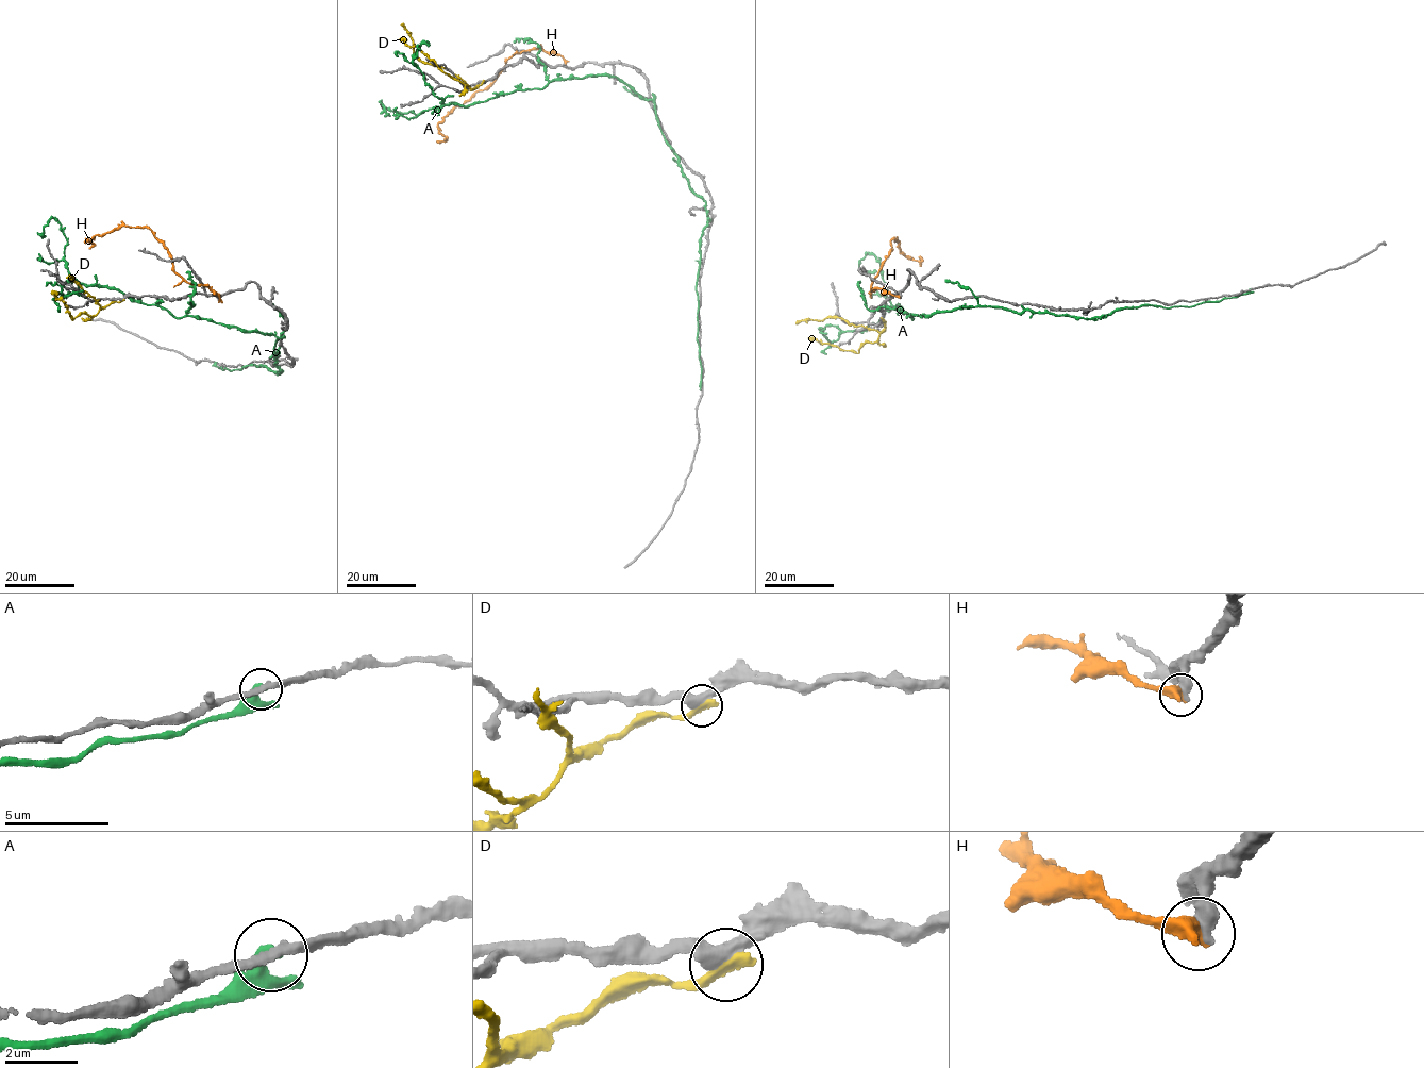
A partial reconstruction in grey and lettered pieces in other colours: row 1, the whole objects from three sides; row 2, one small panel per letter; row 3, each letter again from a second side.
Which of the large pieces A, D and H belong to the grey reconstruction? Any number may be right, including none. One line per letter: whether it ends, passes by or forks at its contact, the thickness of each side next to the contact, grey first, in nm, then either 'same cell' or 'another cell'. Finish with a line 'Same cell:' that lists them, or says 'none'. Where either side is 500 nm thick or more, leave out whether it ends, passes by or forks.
A: it passes by | 240/360 nm | another cell
D: it ends | 480/400 nm | another cell
H: 480/550 nm | another cell
Same cell: none

